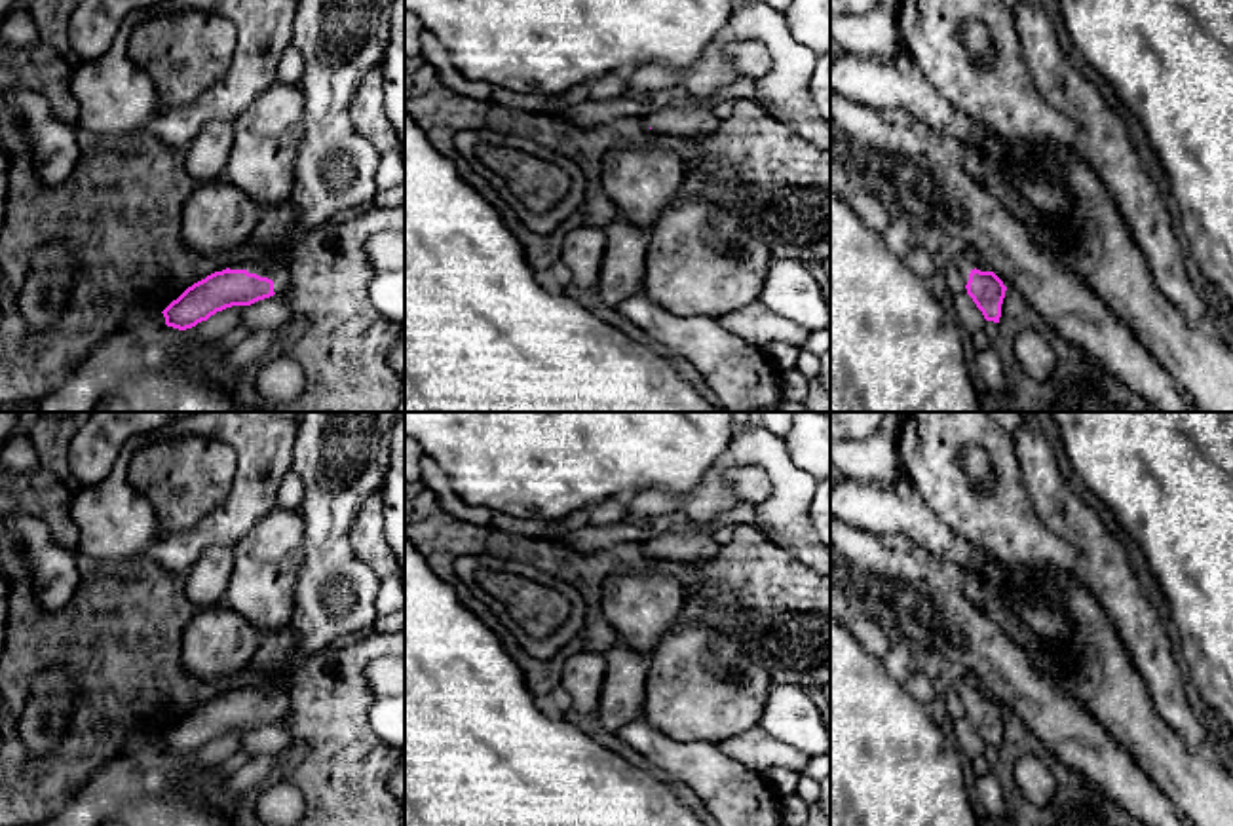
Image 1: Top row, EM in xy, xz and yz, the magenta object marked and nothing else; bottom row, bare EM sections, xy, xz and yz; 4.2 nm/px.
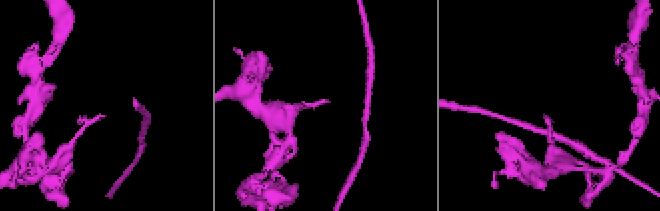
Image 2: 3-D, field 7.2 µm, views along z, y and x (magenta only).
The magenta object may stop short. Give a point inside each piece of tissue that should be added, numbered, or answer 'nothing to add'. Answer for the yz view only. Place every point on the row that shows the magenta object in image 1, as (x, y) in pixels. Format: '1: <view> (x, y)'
1: yz (964, 264)

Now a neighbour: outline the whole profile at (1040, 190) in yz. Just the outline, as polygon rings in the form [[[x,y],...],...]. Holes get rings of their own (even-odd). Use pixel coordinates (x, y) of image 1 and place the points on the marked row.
[[[1015,169],[1015,186],[1022,197],[1051,224],[1070,224],[1075,203],[1045,173]]]

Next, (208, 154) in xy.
[[[207,122],[184,148],[184,165],[194,184],[207,184],[222,177],[234,144],[234,122]]]

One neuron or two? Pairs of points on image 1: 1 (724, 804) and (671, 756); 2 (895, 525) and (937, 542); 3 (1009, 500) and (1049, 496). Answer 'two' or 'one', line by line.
1: one
2: one
3: two

